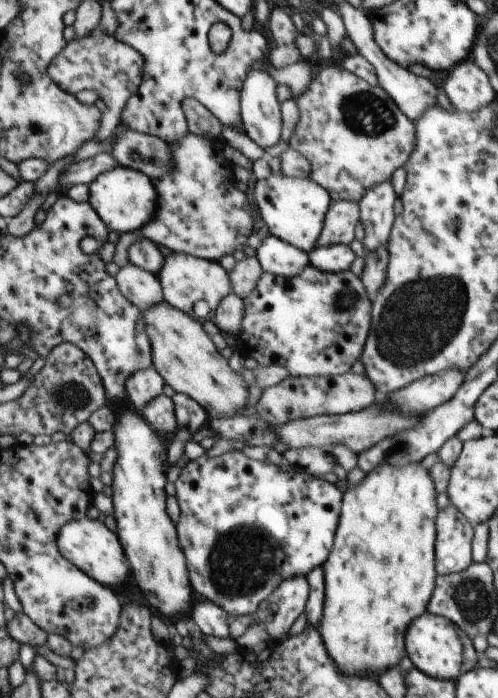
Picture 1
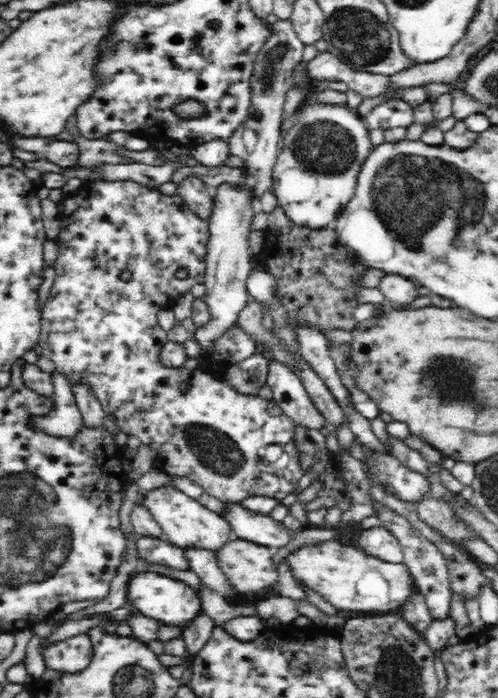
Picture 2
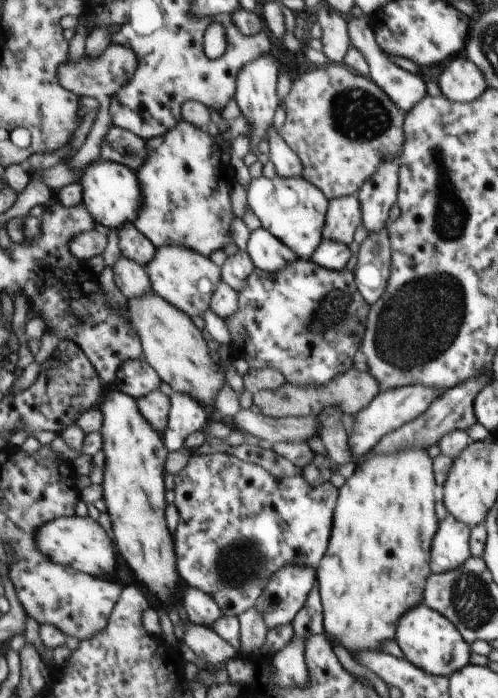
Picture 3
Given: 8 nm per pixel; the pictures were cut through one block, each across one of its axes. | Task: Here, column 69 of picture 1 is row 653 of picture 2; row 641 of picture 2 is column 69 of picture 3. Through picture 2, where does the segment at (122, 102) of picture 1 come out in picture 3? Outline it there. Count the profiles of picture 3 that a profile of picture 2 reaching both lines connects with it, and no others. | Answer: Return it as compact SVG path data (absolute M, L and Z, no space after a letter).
M110 44L98 58L91 60L85 58L80 63L72 63L71 59L68 63L62 66L60 71L61 84L66 86L67 90L79 94L80 97L93 97L97 99L101 107L98 109L98 117L87 138L86 143L80 148L79 152L71 158L68 163L75 170L84 171L93 163L100 161L103 158L103 143L106 136L110 133L114 123L111 114L111 103L113 99L136 77L138 66L141 64L140 59L129 47Z

